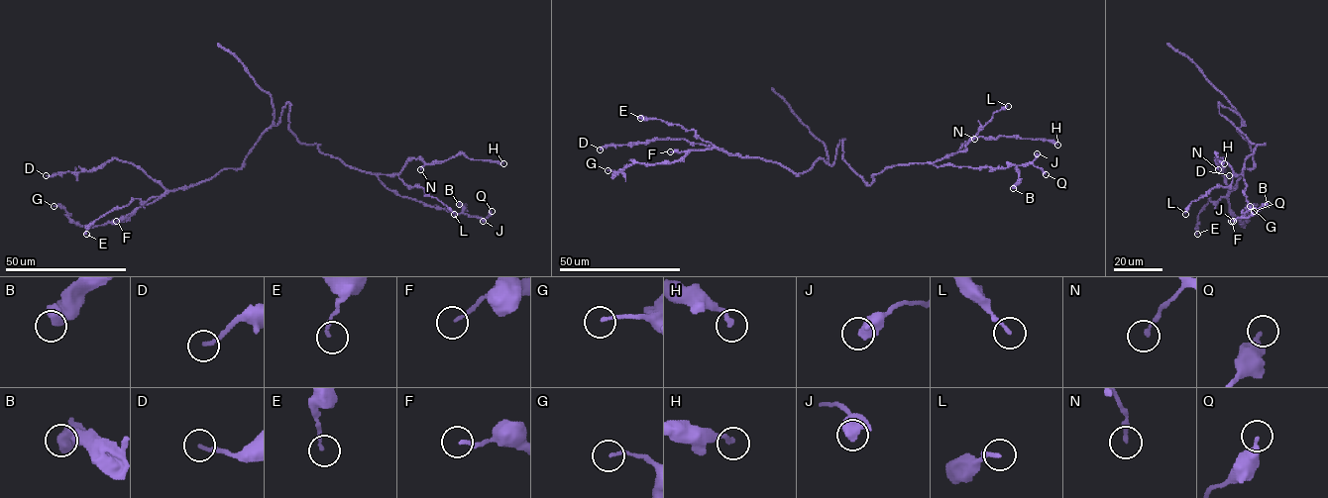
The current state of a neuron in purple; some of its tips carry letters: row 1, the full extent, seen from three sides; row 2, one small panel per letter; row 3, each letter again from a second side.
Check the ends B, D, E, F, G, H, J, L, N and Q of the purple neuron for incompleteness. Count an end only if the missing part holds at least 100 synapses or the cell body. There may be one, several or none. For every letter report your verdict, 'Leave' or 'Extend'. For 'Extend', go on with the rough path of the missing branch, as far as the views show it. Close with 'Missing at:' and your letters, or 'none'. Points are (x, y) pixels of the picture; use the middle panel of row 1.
B: Leave
D: Leave
E: Leave
F: Leave
G: Leave
H: Leave
J: Leave
L: Leave
N: Leave
Q: Leave
Missing at: none

